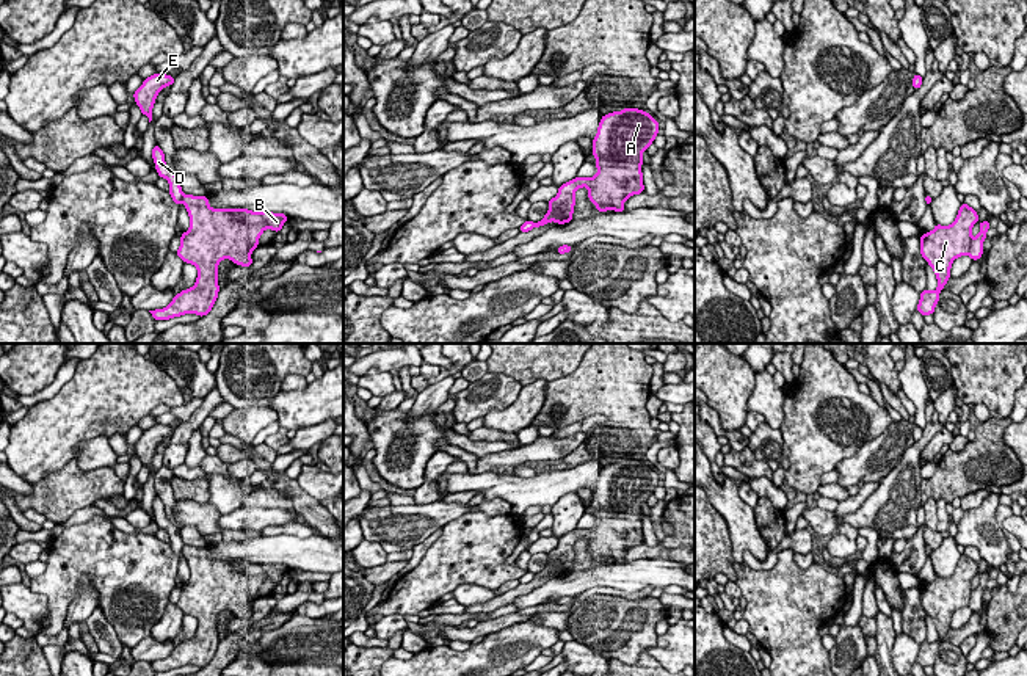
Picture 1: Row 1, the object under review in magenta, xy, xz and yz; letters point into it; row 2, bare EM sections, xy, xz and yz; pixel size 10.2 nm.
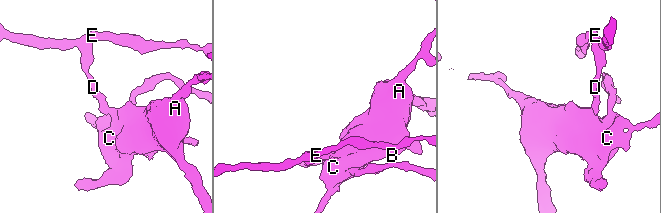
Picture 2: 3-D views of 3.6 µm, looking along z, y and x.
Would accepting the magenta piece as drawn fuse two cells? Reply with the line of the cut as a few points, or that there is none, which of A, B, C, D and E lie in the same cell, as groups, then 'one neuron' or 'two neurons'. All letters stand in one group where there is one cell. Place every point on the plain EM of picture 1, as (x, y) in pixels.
cut in xy along (184, 546), (181, 552); A B C / D E; two neurons

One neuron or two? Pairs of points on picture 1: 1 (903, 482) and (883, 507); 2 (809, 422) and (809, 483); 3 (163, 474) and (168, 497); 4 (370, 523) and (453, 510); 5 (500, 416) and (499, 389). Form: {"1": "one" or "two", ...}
{"1": "one", "2": "one", "3": "one", "4": "one", "5": "two"}

